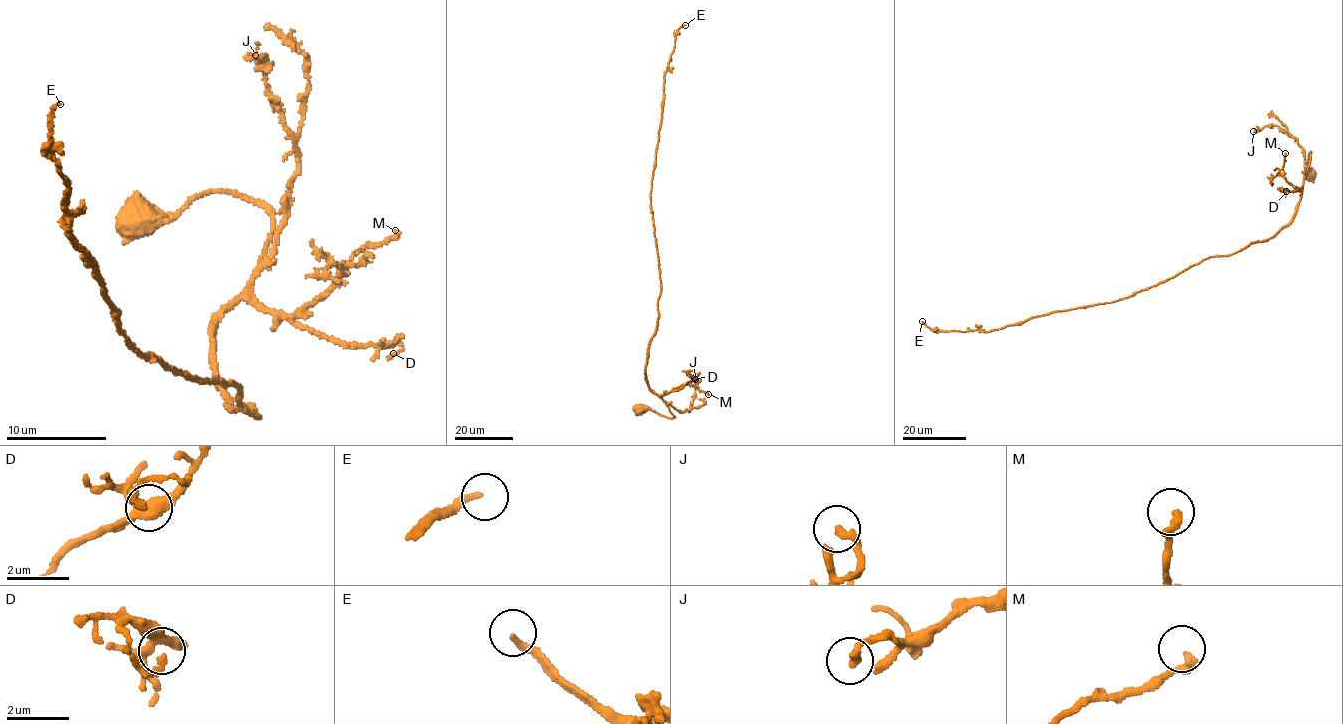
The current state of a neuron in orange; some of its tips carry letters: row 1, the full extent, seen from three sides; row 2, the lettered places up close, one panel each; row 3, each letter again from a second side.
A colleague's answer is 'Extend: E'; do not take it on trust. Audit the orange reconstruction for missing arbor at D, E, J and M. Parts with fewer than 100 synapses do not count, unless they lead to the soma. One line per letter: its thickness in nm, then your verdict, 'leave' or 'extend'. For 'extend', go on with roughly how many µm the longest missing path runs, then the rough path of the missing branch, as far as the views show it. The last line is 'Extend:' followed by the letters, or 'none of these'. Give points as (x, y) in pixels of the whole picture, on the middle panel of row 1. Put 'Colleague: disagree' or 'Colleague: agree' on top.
Colleague: agree
D: 190 nm | leave
E: 180 nm | extend | 130 µm | (685, 25), (707, 18), (746, 25), (761, 38), (764, 71), (781, 111), (806, 136), (823, 172), (844, 185)
J: 240 nm | leave
M: 280 nm | leave
Extend: E

